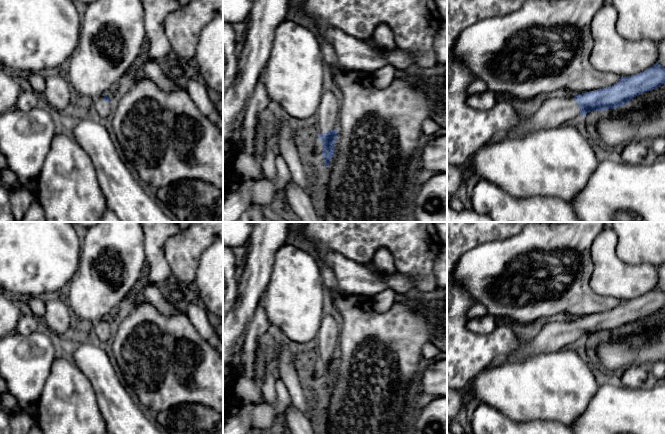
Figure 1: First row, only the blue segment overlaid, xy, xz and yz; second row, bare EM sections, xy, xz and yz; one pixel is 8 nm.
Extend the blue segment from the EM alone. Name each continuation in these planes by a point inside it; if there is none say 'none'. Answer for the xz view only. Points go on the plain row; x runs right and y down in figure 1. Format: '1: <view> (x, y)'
1: xz (327, 340)

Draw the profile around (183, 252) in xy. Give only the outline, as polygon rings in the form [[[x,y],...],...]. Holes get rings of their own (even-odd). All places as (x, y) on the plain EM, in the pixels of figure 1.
[[[194,222],[177,237],[169,238],[164,254],[173,275],[173,282],[180,286],[194,287],[196,271],[202,253],[214,242],[223,239],[223,222]]]

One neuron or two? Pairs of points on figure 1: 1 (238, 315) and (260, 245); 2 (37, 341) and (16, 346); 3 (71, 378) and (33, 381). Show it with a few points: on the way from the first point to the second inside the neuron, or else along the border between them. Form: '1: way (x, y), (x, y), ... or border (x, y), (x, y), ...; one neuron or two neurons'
1: way (248, 298), (259, 262); one neuron
2: way (32, 346), (21, 346); one neuron
3: border (54, 358), (44, 388), (36, 402); two neurons

